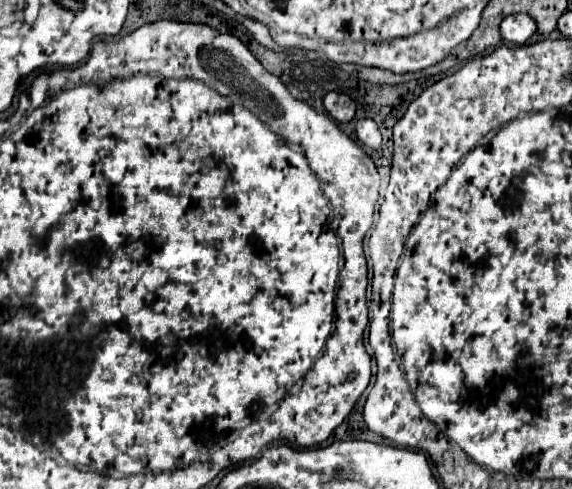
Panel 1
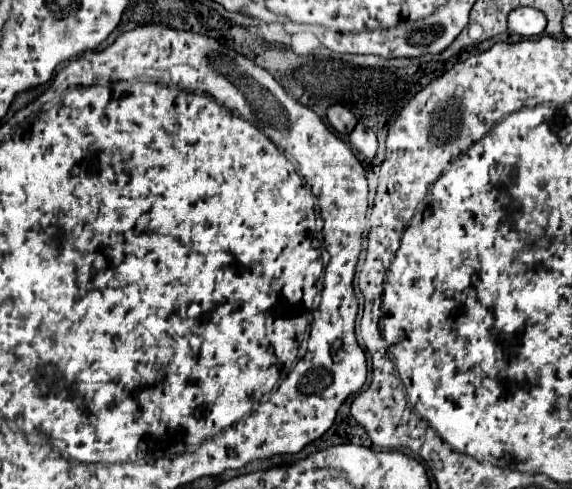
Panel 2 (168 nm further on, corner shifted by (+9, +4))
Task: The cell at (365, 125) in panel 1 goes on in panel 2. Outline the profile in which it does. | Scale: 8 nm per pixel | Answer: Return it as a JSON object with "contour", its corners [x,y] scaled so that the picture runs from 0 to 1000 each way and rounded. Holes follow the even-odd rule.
{"contour":[[[626,249],[626,254],[619,258],[619,266],[612,270],[612,294],[615,294],[626,311],[633,311],[640,323],[654,323],[654,319],[657,319],[657,303],[661,303],[661,294],[657,294],[657,274],[654,274],[643,258],[636,258],[633,249]]]}

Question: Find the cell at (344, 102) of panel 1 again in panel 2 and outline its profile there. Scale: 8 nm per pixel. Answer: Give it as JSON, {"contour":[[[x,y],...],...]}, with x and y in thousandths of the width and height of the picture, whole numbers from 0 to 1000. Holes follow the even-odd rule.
{"contour":[[[594,213],[577,217],[573,229],[570,229],[570,237],[573,237],[577,258],[580,258],[584,266],[598,270],[598,274],[608,274],[608,270],[622,258],[622,241],[615,237],[615,229],[612,229],[608,221],[594,217]]]}

